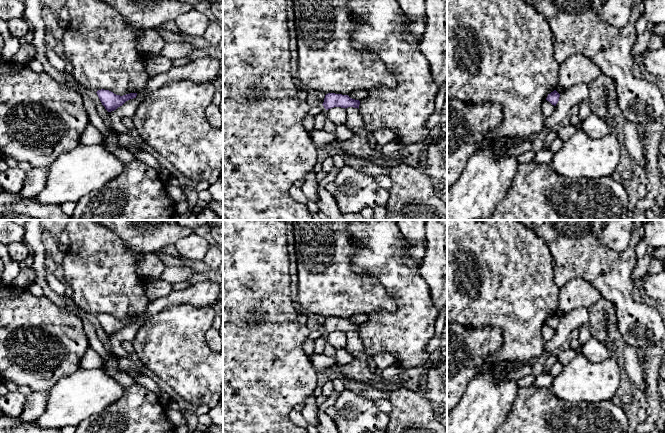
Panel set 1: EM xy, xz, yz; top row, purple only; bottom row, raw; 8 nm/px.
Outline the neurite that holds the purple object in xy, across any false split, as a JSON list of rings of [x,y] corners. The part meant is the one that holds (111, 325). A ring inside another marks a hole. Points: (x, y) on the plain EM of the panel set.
[[[98,314],[97,319],[108,336],[116,334],[118,331],[122,330],[126,325],[136,322],[137,317],[130,317],[123,320],[116,319],[109,314]]]

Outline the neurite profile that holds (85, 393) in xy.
[[[101,367],[81,369],[60,379],[49,391],[44,412],[35,423],[48,429],[62,429],[65,426],[77,427],[84,419],[97,415],[108,405],[118,401],[124,394],[125,387]]]

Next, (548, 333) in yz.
[[[545,324],[542,328],[542,333],[543,333],[543,339],[545,341],[550,341],[555,334],[555,330],[552,329],[549,325]]]

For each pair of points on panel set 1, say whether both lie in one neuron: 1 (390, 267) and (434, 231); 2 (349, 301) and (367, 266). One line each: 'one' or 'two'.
1: two
2: two

